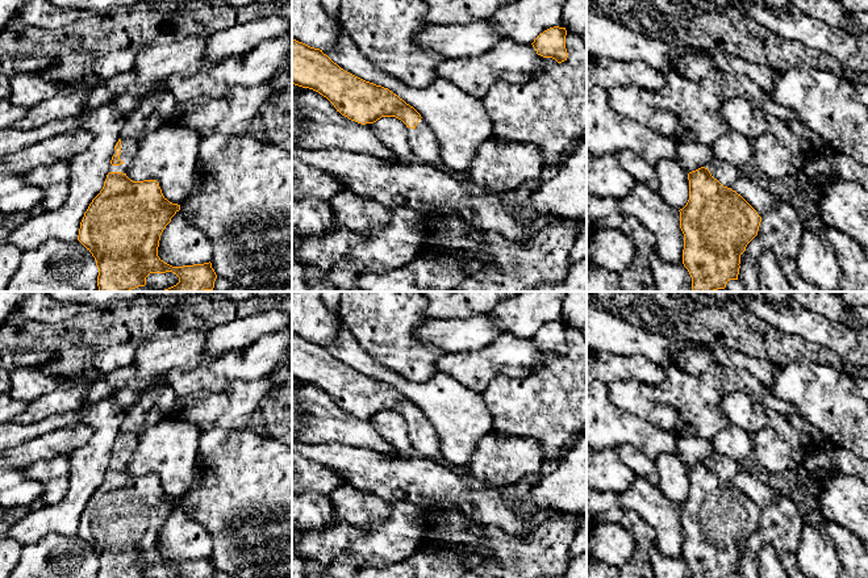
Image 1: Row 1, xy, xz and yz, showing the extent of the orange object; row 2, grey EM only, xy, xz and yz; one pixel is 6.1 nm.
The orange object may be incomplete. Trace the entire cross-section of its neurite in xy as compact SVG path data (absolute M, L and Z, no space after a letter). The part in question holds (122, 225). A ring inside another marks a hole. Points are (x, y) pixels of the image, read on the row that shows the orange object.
M118 139L104 187L92 200L80 222L78 240L92 254L99 268L99 292L130 292L146 285L150 273L172 272L179 282L163 292L213 290L217 275L212 263L172 267L158 256L159 240L180 205L170 202L157 180L133 181L126 173L139 141Z

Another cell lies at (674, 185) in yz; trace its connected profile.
M660 160L655 166L660 196L675 209L683 209L689 200L688 173L677 160Z

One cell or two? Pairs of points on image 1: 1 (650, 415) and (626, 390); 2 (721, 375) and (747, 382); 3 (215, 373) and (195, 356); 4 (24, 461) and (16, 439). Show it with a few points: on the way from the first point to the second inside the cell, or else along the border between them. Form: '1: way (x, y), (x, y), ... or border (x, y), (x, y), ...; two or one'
1: way (643, 409), (631, 397); one
2: way (727, 377), (741, 378); one
3: border (215, 357), (207, 359), (190, 371), (172, 369); two
4: border (46, 431), (13, 448); two

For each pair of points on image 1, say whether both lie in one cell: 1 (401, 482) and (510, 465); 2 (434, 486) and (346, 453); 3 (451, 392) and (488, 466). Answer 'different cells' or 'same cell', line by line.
1: different cells
2: same cell
3: different cells

